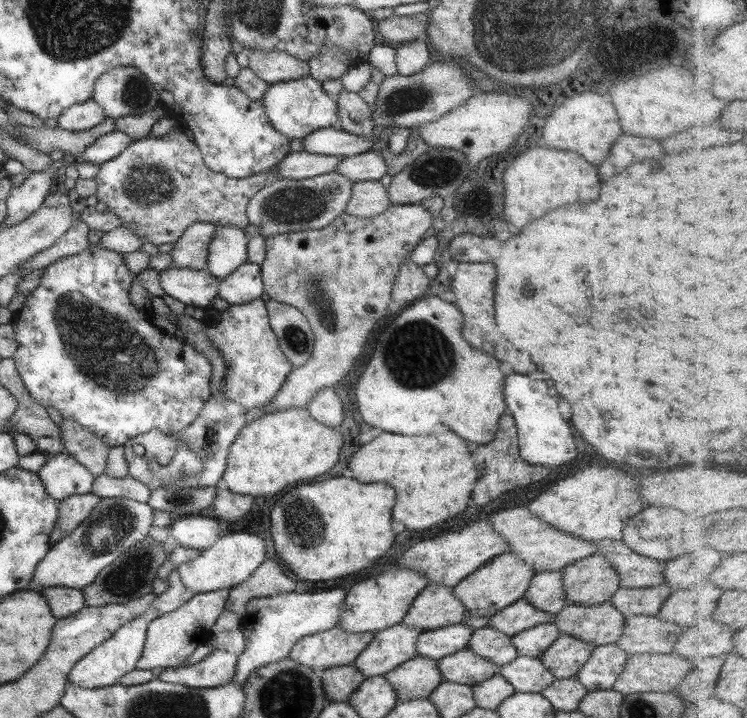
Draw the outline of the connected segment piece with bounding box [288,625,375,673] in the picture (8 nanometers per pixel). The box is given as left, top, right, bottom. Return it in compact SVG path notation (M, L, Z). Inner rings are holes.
M337 625L300 638L288 658L317 673L331 667L351 665L355 657L367 647L374 633L349 633Z

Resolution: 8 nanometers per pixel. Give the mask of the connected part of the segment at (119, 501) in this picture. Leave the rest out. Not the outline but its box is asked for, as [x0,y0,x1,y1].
[31,472,153,589]

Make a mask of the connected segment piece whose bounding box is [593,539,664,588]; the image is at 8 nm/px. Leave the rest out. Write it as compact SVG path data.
M611 539L593 542L596 554L607 559L617 571L618 586L627 588L647 588L664 582L664 562L653 560L629 550L625 544Z

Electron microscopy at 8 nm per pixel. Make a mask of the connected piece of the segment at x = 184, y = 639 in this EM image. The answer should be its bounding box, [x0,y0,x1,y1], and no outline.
[135,589,228,672]

